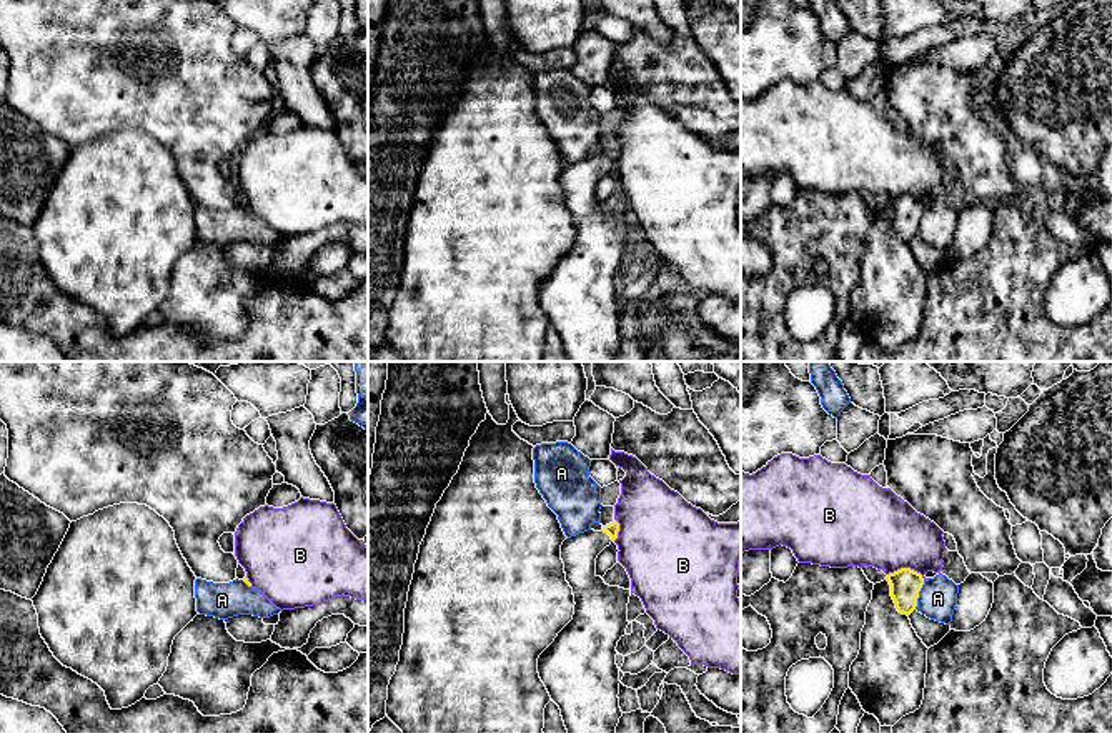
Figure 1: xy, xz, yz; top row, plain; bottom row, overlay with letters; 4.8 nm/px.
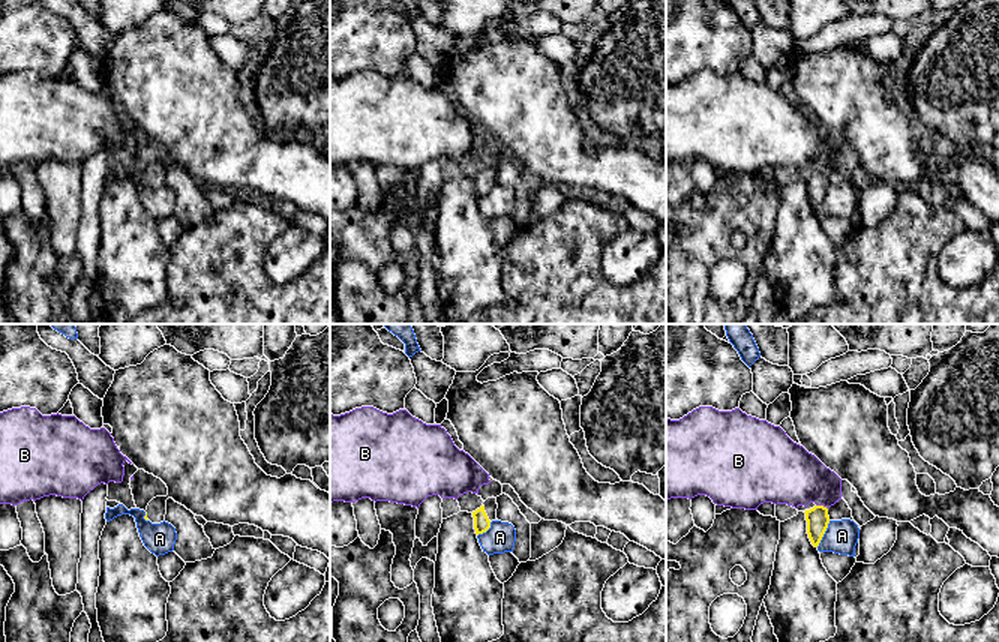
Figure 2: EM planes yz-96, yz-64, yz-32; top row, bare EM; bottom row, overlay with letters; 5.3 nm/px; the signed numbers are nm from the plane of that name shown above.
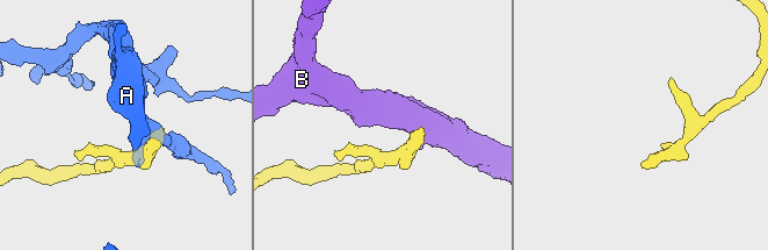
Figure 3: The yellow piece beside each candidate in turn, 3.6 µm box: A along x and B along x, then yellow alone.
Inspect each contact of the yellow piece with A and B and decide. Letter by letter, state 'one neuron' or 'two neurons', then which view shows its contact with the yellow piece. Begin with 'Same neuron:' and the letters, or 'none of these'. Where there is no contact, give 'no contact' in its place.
Same neuron: none of these
A: two neurons; meets yellow in yz
B: two neurons; meets yellow in yz

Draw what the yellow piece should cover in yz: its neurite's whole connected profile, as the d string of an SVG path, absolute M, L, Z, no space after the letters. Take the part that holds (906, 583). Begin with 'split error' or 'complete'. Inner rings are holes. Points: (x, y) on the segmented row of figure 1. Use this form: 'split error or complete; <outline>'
complete; M901 568L886 578L897 611L909 616L917 606L919 591L924 585L922 575L911 568Z

